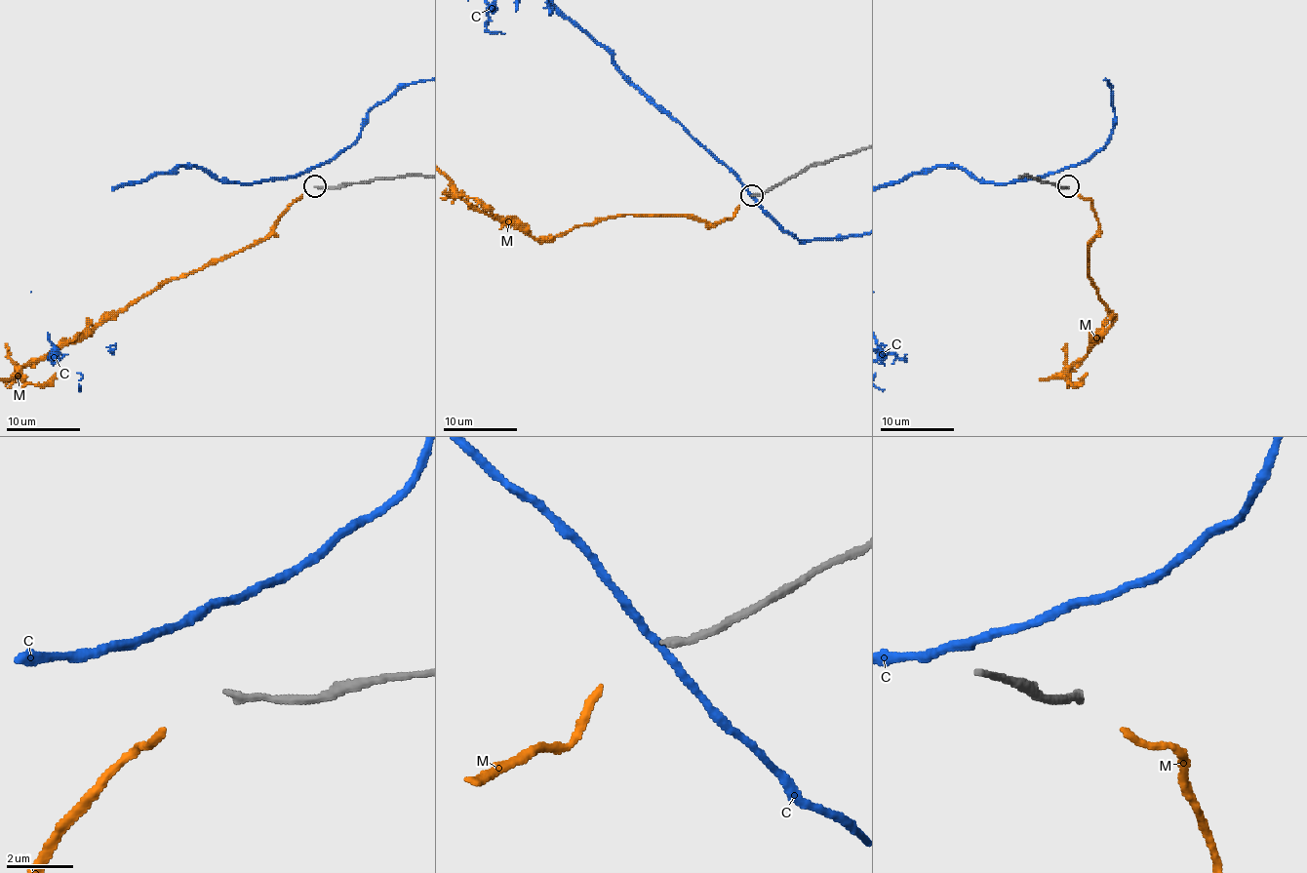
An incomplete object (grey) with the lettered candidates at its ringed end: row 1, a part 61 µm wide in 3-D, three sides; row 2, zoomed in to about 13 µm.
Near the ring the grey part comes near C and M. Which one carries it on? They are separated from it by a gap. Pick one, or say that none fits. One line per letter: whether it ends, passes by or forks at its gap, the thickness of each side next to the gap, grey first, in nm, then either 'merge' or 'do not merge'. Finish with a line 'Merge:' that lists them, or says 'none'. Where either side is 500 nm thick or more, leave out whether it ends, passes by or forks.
C: it passes by | 240/240 nm | do not merge
M: it ends | 240/200 nm | merge
Merge: M

